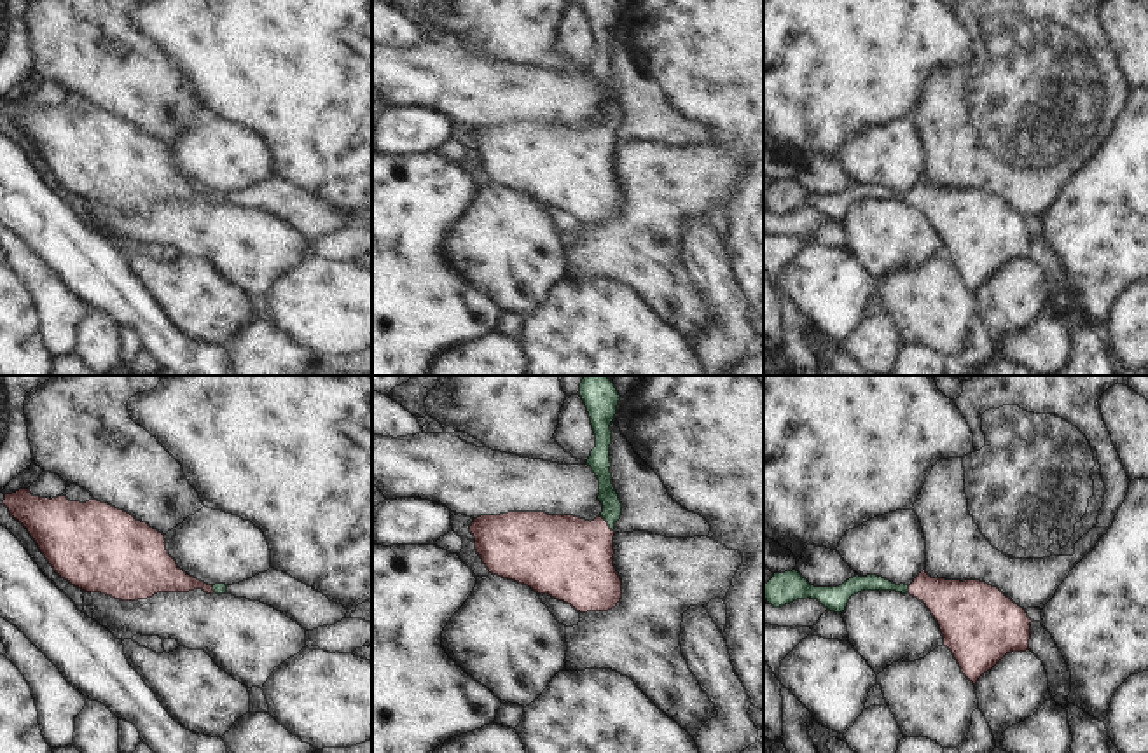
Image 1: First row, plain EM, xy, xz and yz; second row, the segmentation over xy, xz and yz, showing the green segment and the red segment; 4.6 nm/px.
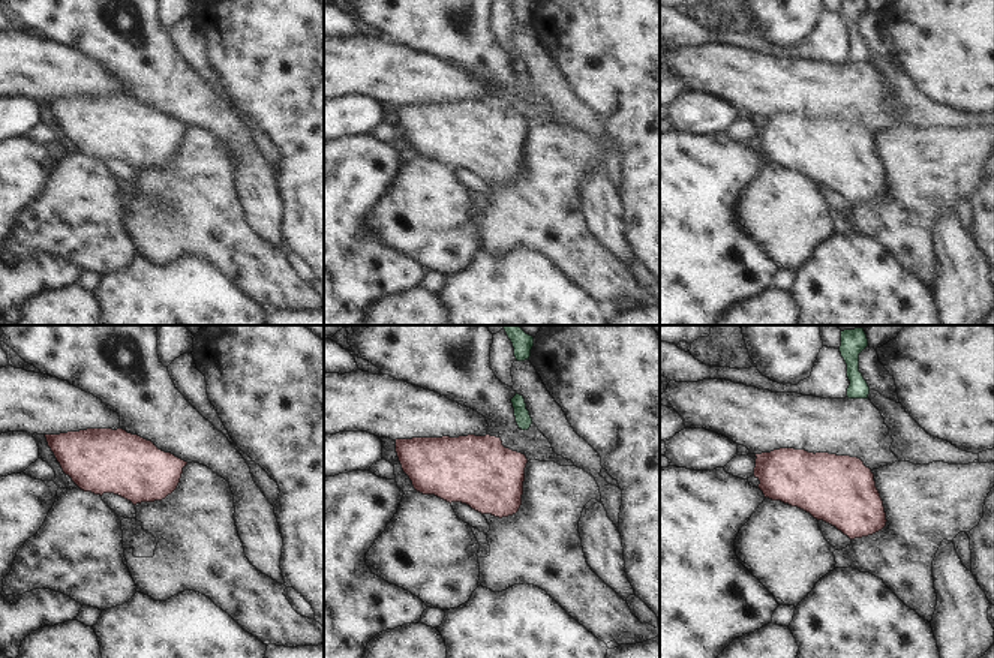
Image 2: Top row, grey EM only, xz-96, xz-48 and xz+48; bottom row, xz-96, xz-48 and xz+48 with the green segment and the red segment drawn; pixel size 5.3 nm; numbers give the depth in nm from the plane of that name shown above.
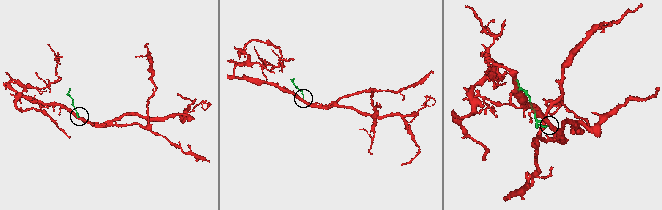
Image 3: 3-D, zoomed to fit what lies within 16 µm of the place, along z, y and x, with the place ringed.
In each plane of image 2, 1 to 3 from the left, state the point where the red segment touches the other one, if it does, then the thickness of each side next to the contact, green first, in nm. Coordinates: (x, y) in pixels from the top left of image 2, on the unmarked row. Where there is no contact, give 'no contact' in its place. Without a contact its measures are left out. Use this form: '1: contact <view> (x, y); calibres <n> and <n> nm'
1: no contact
2: no contact
3: no contact

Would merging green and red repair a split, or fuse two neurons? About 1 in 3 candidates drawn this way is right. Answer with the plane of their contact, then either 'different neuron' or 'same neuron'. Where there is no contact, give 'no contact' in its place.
contact in xz; same neuron

